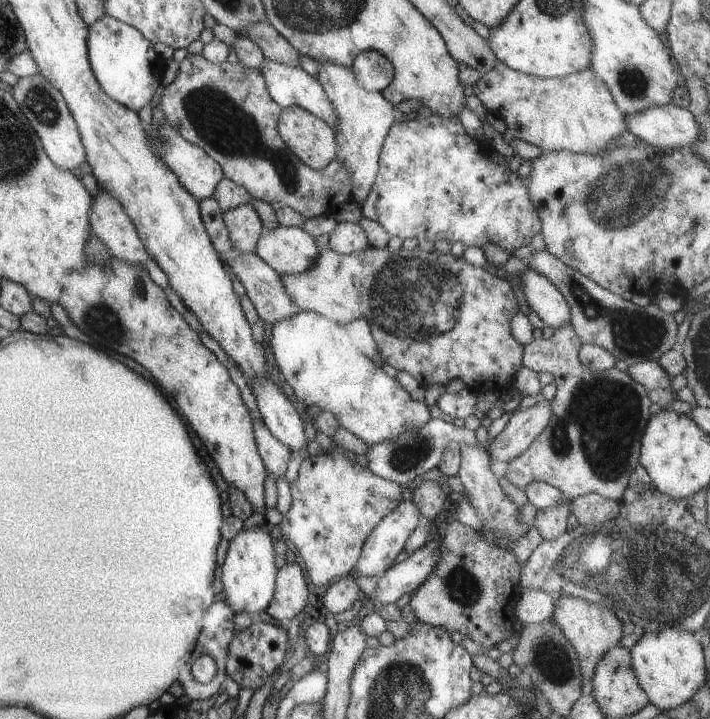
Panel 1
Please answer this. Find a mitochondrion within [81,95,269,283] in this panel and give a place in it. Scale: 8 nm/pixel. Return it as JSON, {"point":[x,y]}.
{"point":[163,140]}

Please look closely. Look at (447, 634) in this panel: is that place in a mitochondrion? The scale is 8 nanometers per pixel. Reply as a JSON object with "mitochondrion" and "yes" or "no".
{"mitochondrion":"no"}

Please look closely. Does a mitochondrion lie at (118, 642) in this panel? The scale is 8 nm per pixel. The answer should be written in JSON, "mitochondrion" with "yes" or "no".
{"mitochondrion":"no"}

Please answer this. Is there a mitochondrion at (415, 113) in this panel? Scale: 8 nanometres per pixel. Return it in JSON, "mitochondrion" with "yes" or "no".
{"mitochondrion":"no"}

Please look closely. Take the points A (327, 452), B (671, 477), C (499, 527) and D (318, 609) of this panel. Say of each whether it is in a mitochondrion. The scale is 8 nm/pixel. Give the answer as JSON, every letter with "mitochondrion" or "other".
{"A":"other","B":"other","C":"mitochondrion","D":"other"}

